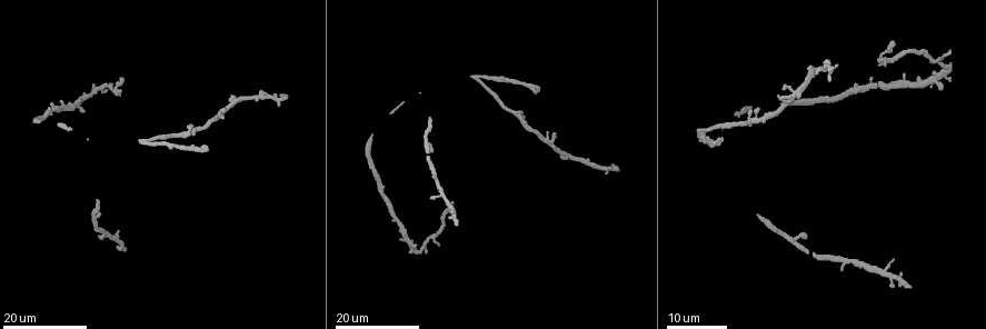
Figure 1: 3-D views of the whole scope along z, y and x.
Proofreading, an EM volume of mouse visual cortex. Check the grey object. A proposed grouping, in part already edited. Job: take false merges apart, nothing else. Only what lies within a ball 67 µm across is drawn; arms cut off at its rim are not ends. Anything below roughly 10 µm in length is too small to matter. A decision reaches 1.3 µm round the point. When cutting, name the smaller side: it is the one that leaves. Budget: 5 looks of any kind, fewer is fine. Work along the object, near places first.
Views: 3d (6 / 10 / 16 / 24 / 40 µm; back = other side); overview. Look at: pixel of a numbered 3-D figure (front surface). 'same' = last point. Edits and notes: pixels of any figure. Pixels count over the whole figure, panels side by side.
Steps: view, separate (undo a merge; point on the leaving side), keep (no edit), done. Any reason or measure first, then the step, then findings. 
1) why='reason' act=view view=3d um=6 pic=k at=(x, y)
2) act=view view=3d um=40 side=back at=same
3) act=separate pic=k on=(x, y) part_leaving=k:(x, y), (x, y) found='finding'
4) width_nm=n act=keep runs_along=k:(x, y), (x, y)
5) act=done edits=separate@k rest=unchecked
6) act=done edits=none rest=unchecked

why='thick turns thin' act=view view=3d um=24 pic=1 at=(507, 109)

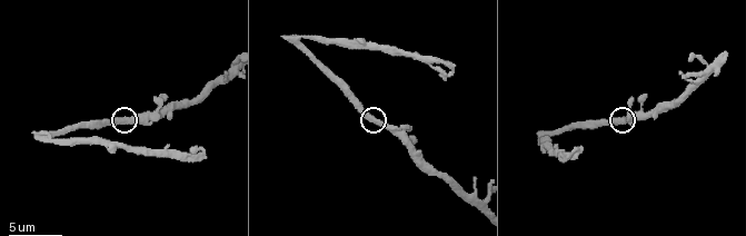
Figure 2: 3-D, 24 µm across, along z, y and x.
act=view view=3d um=10 pic=2 at=(377, 123)

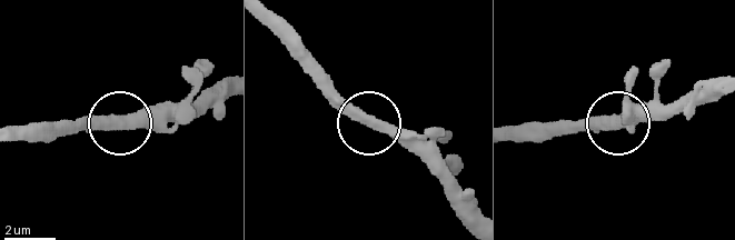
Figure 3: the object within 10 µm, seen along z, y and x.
width_nm=430 act=keep found='continuous, no second cell'

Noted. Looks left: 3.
why='thin neck' act=view view=3d um=16 pic=1 at=(880, 85)

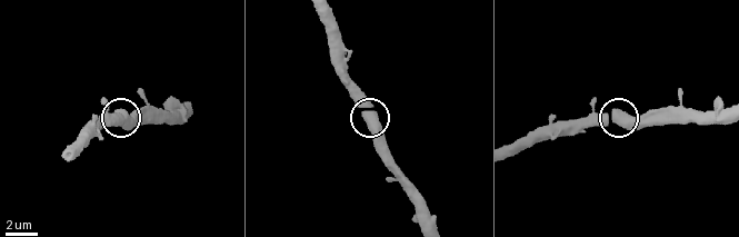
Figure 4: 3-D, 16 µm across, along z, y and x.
act=view view=3d um=6 pic=4 at=(363, 115)

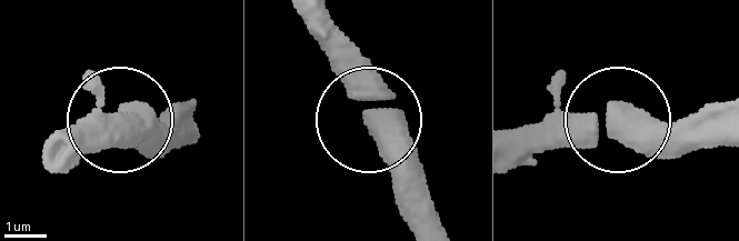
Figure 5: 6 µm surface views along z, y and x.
why='other side' act=view view=3d um=6 side=back pic=5 at=(372, 120)

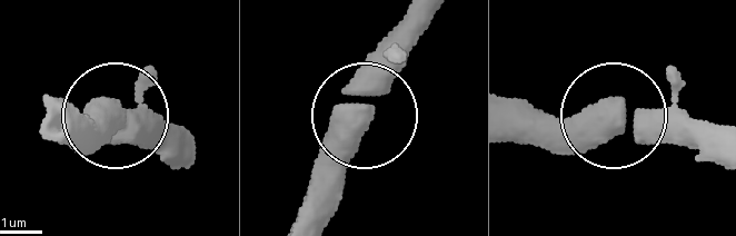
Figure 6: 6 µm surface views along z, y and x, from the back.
width_nm=410 act=keep runs_along=6:(714, 150), (636, 110), (527, 118) found='all the same cell'

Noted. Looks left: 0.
act=done edits=none rest=unchecked

